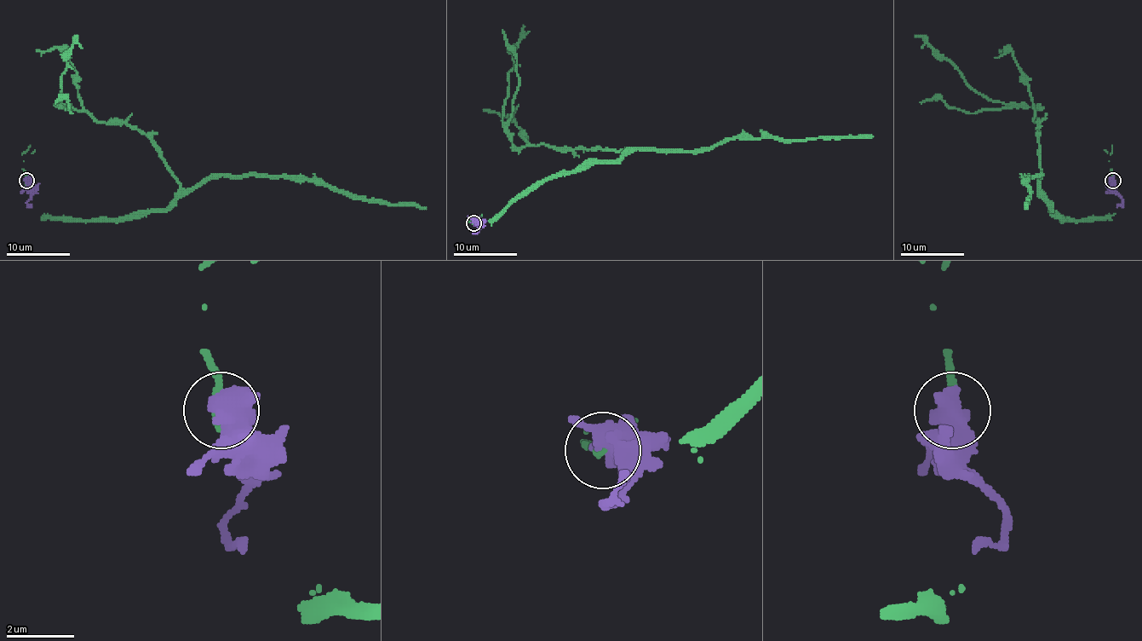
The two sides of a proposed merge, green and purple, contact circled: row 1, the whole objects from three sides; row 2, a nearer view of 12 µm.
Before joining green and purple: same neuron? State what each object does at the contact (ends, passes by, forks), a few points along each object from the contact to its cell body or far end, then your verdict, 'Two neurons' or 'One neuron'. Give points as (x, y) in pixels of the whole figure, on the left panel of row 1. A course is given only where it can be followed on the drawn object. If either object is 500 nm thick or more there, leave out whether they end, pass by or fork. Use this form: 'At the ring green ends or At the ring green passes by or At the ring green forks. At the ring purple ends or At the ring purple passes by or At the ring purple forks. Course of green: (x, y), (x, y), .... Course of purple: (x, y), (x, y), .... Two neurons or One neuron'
Course of green: (26, 180), (44, 215), (83, 220), (163, 210), (180, 189), (145, 134), (55, 104), (76, 35). Course of purple: (26, 180), (30, 193), (26, 202), (31, 207). Two neurons

